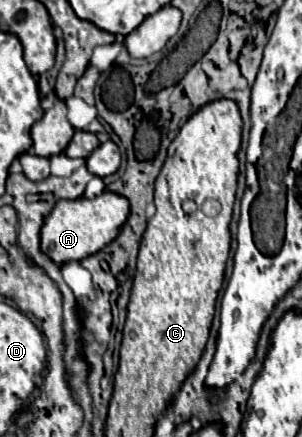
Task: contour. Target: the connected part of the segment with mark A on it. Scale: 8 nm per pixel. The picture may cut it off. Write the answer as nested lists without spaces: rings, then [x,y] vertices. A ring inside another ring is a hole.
[[[103,191],[101,197],[79,197],[79,199],[61,199],[55,209],[45,217],[41,229],[43,251],[59,265],[69,261],[81,261],[109,245],[117,235],[129,215],[129,201],[123,195]]]

